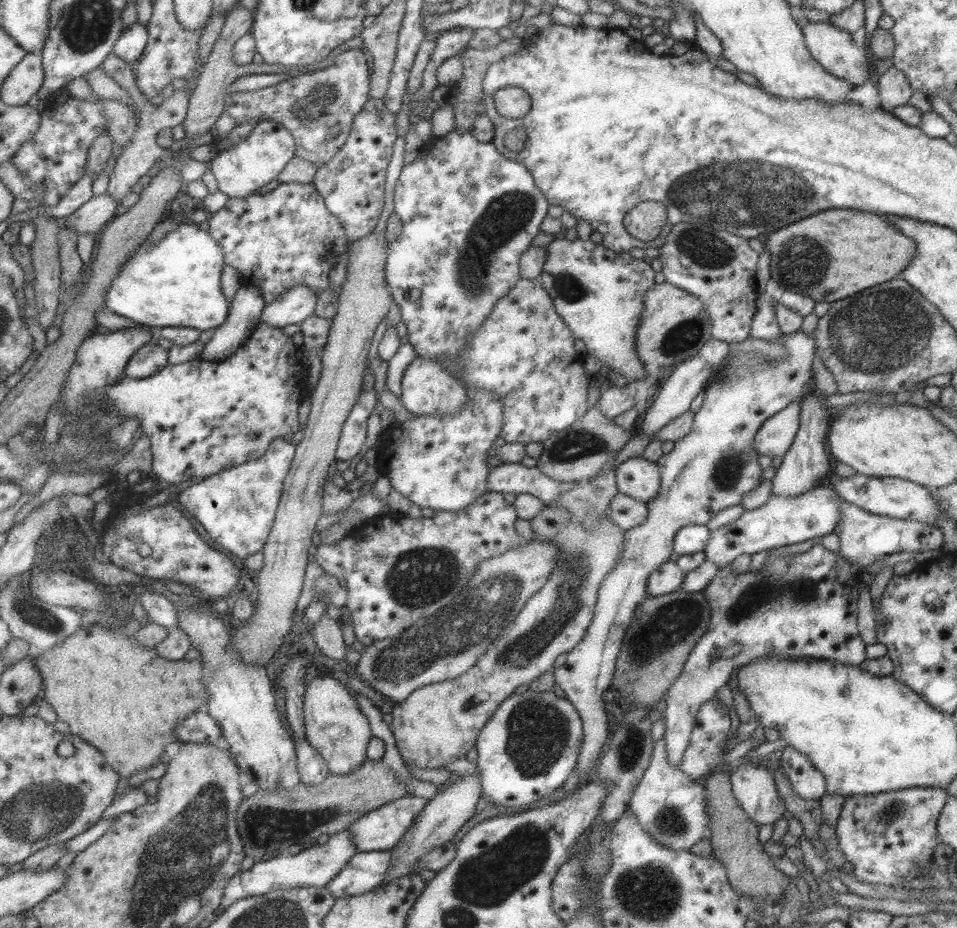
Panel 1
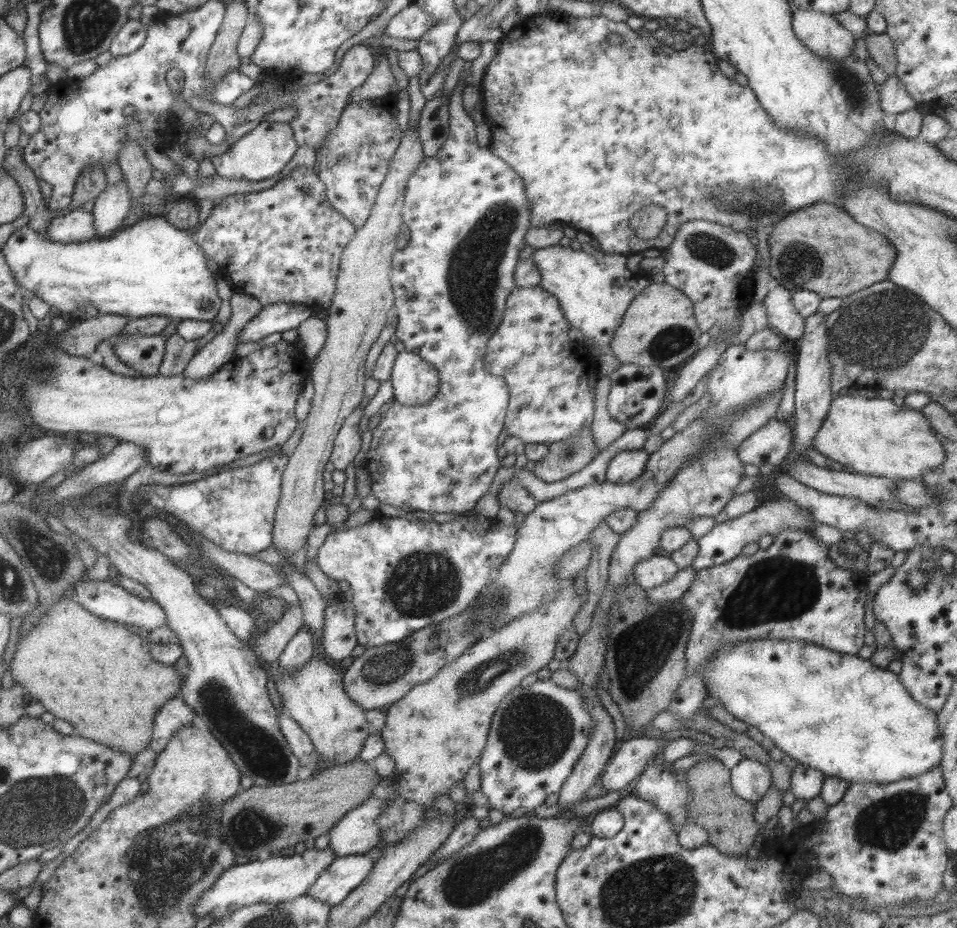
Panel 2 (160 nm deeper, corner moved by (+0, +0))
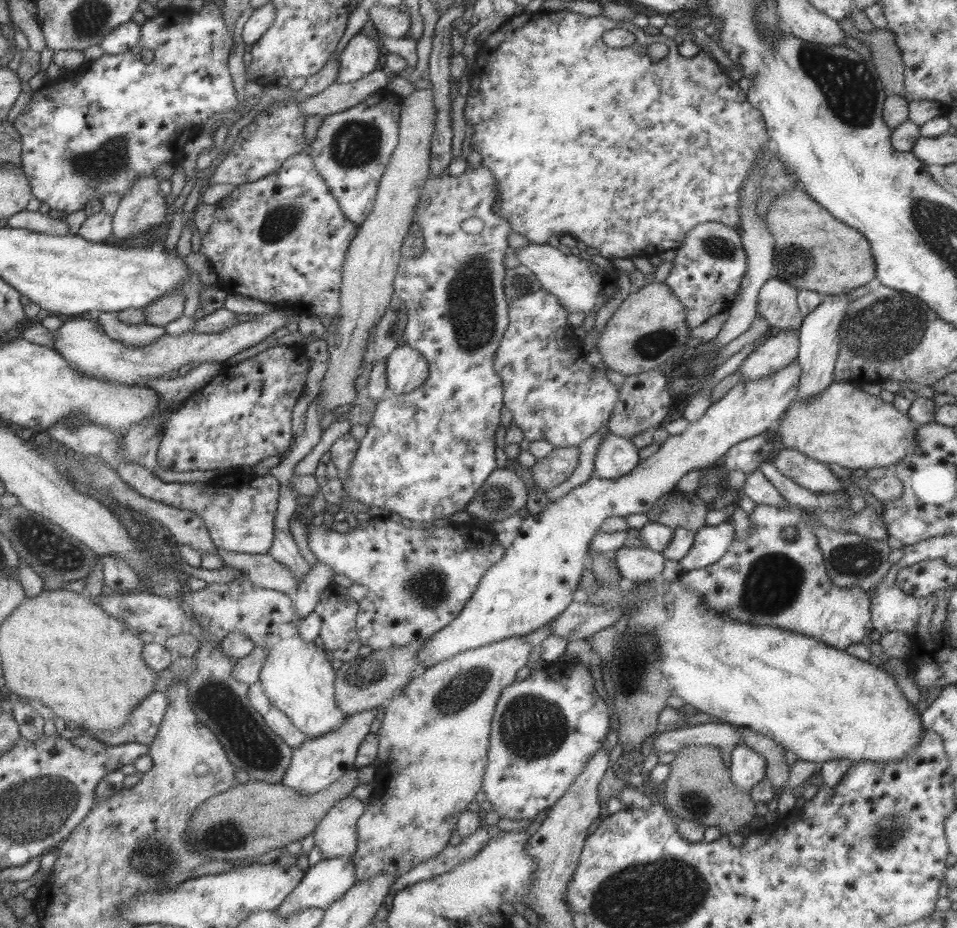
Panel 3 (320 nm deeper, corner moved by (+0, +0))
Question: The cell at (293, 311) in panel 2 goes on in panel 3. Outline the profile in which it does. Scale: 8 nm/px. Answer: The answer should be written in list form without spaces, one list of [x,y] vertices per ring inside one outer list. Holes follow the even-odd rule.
[[[273,310],[273,313],[261,314],[261,317],[259,315],[254,320],[238,322],[214,333],[196,333],[190,330],[171,336],[165,332],[149,346],[133,348],[110,339],[91,319],[64,320],[62,318],[61,326],[52,330],[54,338],[52,349],[67,361],[69,368],[80,372],[83,376],[127,386],[146,386],[150,378],[163,378],[188,362],[192,365],[202,362],[226,362],[233,354],[247,350],[269,336],[270,332],[286,326],[289,318],[290,315],[287,313]]]

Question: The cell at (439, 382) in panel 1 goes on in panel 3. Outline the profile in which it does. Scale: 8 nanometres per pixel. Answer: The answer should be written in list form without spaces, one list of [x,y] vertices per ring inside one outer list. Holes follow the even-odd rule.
[[[396,346],[385,358],[386,388],[393,395],[416,392],[429,374],[428,364],[414,348]]]

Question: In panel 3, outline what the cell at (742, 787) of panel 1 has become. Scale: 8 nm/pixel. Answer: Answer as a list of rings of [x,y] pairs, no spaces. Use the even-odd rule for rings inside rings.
[[[737,743],[730,752],[730,780],[748,791],[765,777],[765,759],[746,744]]]

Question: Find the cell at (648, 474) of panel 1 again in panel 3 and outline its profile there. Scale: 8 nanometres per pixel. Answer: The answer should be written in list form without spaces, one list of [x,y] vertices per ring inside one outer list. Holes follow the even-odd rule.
[[[607,433],[598,444],[593,459],[593,476],[618,479],[631,472],[638,463],[638,448],[628,438]]]

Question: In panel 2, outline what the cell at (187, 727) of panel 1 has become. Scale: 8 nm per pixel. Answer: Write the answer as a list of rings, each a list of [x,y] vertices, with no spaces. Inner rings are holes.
[[[171,697],[158,708],[153,717],[152,738],[148,740],[147,747],[155,753],[160,753],[173,732],[183,725],[193,725],[192,716],[192,710],[182,699]]]

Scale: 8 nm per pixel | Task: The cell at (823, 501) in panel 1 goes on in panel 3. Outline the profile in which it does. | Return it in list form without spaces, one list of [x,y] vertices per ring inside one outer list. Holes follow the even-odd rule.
[[[729,521],[699,528],[694,534],[693,544],[689,552],[678,560],[682,572],[691,572],[706,568],[731,546],[733,540],[733,526]]]

